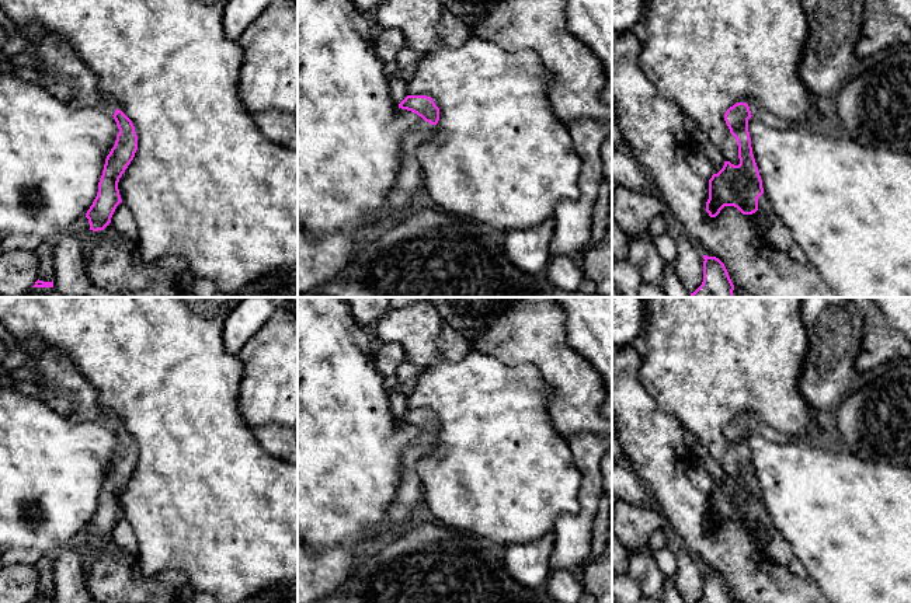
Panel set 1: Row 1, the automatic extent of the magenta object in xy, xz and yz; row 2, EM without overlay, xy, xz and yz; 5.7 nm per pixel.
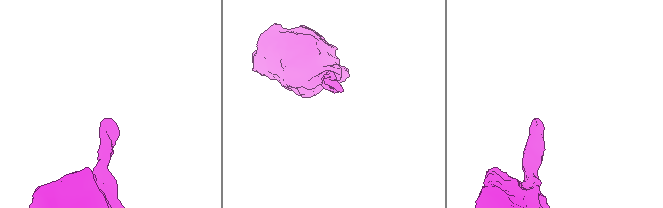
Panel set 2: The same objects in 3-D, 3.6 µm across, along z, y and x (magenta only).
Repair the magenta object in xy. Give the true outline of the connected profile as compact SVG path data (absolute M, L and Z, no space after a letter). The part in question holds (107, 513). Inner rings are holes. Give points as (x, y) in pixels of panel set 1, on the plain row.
M38 338L20 344L20 348L27 355L24 366L31 367L38 376L35 381L41 390L38 398L62 415L102 424L111 428L117 436L119 447L105 473L97 510L86 527L90 544L104 544L111 537L117 520L122 516L118 503L119 492L138 464L135 440L109 414L100 409L97 388L80 373L66 353L45 345Z

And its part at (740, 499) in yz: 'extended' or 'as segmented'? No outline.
extended

